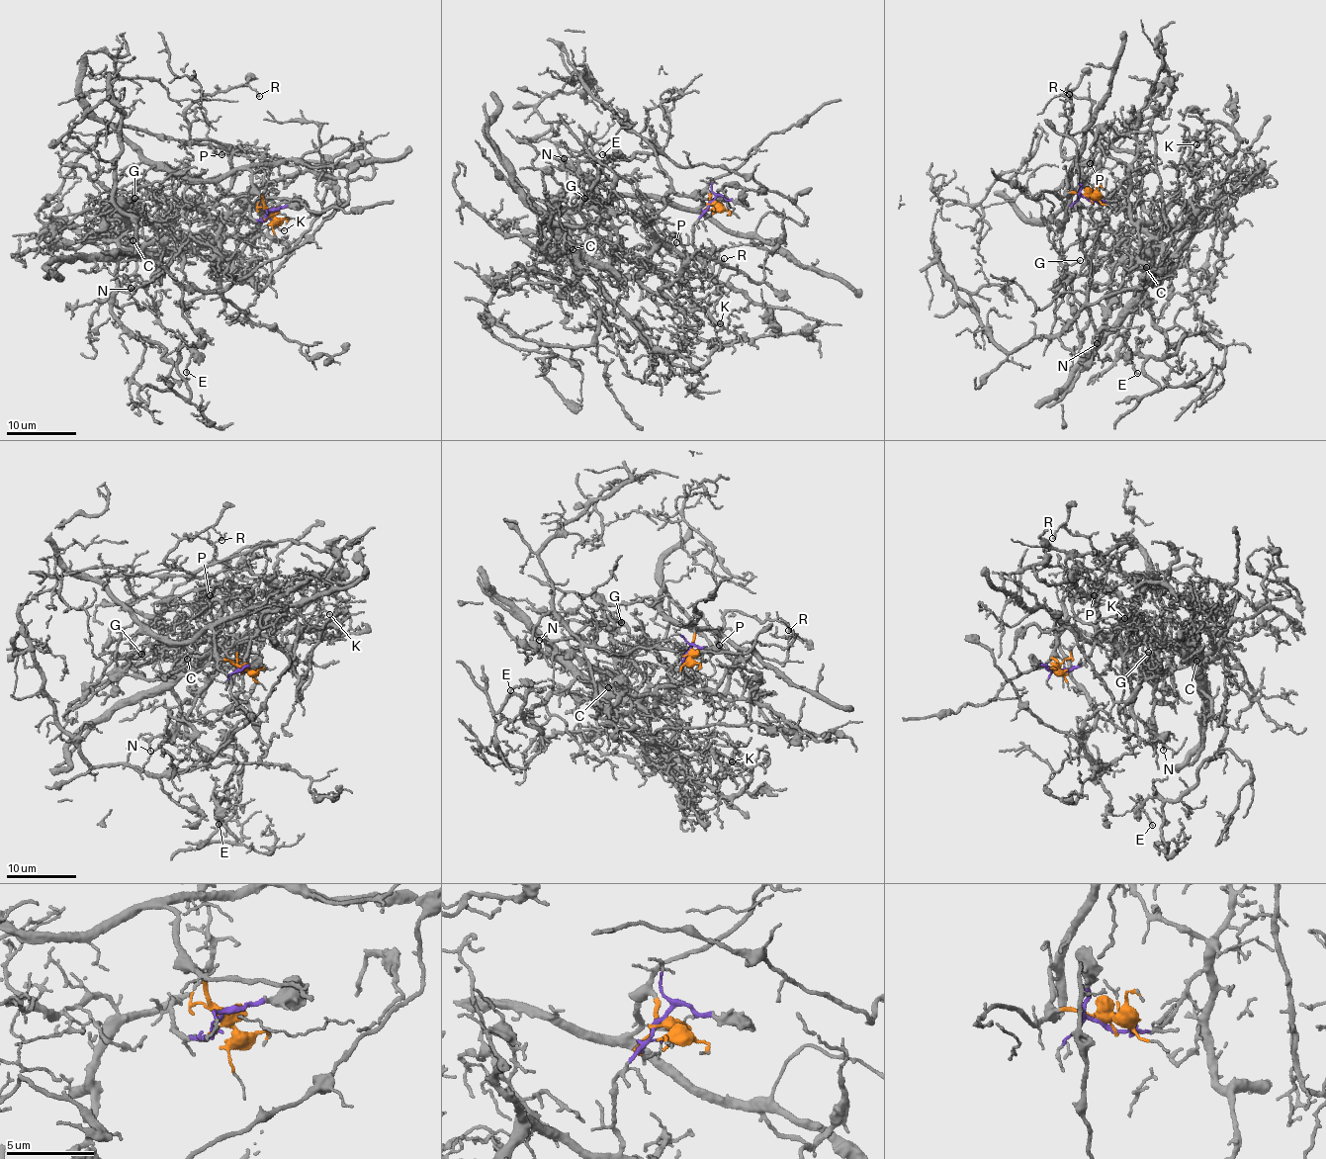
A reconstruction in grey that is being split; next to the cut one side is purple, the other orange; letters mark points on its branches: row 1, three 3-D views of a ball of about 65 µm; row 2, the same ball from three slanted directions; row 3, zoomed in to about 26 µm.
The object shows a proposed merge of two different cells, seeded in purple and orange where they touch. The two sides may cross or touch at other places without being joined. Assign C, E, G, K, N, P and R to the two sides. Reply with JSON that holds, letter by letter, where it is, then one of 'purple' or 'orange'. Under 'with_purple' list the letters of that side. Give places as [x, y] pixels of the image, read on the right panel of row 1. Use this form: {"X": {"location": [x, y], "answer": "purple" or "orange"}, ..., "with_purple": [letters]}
{"C": {"location": [1146, 267], "answer": "purple"}, "E": {"location": [1137, 373], "answer": "purple"}, "G": {"location": [1080, 260], "answer": "purple"}, "K": {"location": [1196, 144], "answer": "purple"}, "N": {"location": [1097, 343], "answer": "purple"}, "P": {"location": [1090, 163], "answer": "purple"}, "R": {"location": [1069, 94], "answer": "orange"}, "with_purple": ["C", "E", "G", "K", "N", "P"]}

